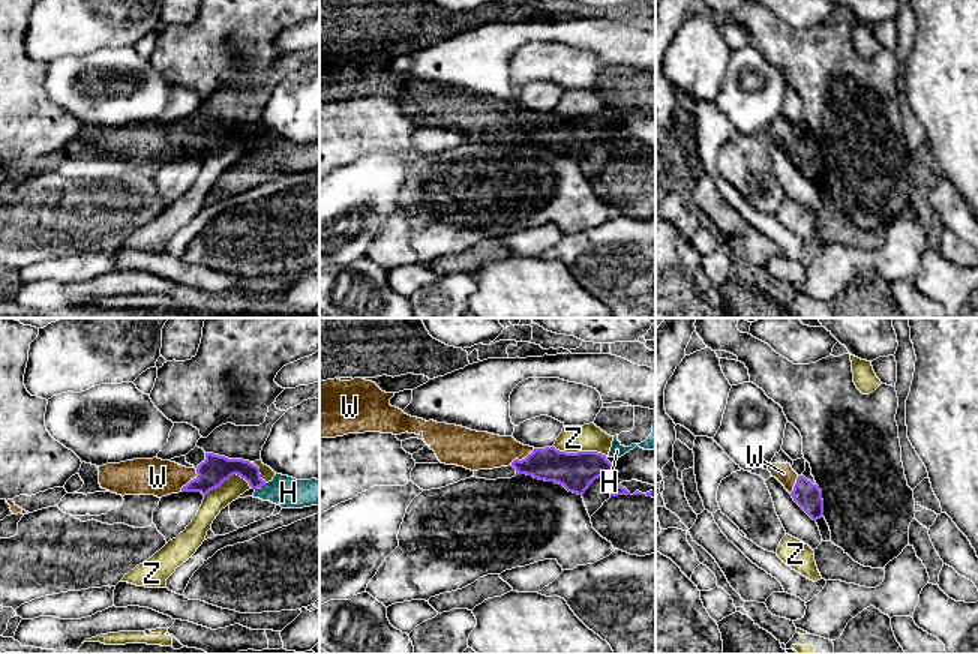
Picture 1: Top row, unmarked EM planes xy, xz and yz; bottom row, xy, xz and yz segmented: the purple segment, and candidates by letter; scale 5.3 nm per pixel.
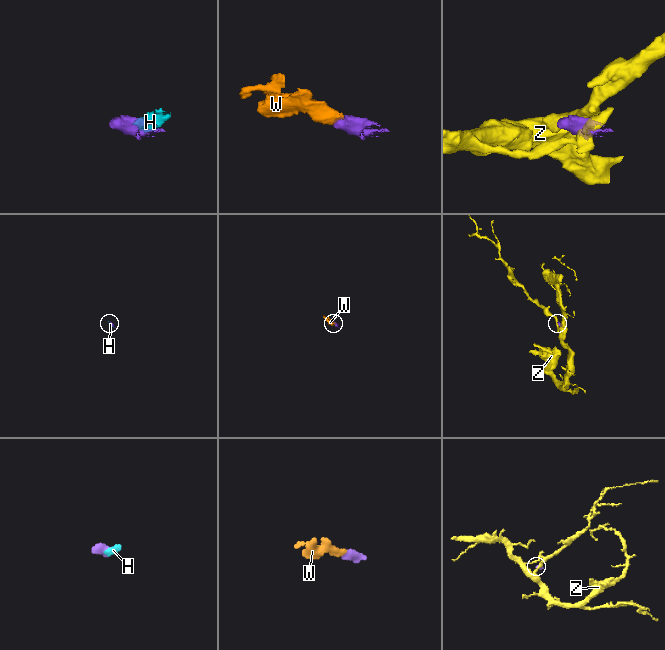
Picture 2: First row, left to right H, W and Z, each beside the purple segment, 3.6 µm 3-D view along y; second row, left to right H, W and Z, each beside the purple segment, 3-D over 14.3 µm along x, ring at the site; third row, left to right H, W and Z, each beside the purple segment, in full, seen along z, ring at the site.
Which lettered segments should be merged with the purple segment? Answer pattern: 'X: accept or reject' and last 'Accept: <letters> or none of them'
H: reject
W: accept
Z: reject
Accept: W

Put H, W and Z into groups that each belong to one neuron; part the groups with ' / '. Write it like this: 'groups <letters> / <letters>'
groups H / W / Z

